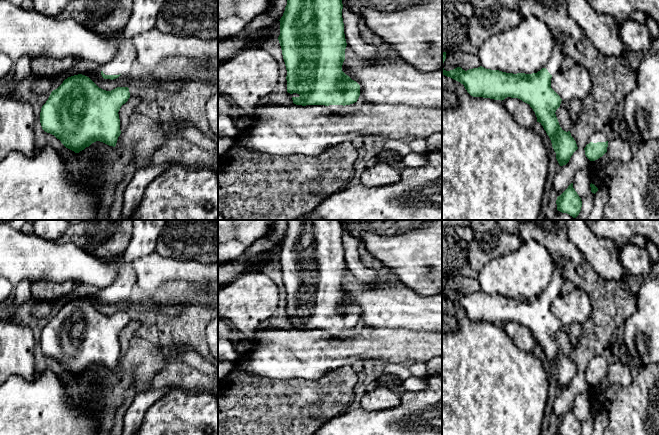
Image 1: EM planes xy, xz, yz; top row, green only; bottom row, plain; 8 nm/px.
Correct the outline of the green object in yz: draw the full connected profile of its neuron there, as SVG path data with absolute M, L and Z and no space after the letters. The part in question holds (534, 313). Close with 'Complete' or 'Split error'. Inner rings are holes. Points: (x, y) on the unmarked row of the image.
M554 264L551 281L544 292L532 298L513 298L499 294L486 293L482 290L467 295L463 294L461 291L446 295L443 292L446 276L442 276L442 298L463 308L467 316L473 321L483 321L501 325L507 321L511 321L518 322L529 328L535 336L537 346L543 350L551 364L559 389L563 390L569 386L573 377L578 373L576 365L571 360L570 355L564 355L559 349L555 336L560 331L562 323L551 312L551 302L561 293L564 281L565 278L562 269Z. Split error

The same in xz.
M287 220L287 229L280 245L280 259L278 261L283 283L287 294L287 316L290 318L297 317L299 321L292 321L293 327L296 329L325 329L331 334L337 335L345 329L350 329L357 326L360 320L360 309L352 304L348 299L342 295L342 289L345 284L345 273L347 270L345 258L344 258L344 247L342 242L343 228L340 220Z. Split error

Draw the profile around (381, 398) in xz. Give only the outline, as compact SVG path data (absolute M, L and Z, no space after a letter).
M377 387L369 392L358 393L361 408L366 411L382 411L397 407L401 403L401 395L395 388Z

